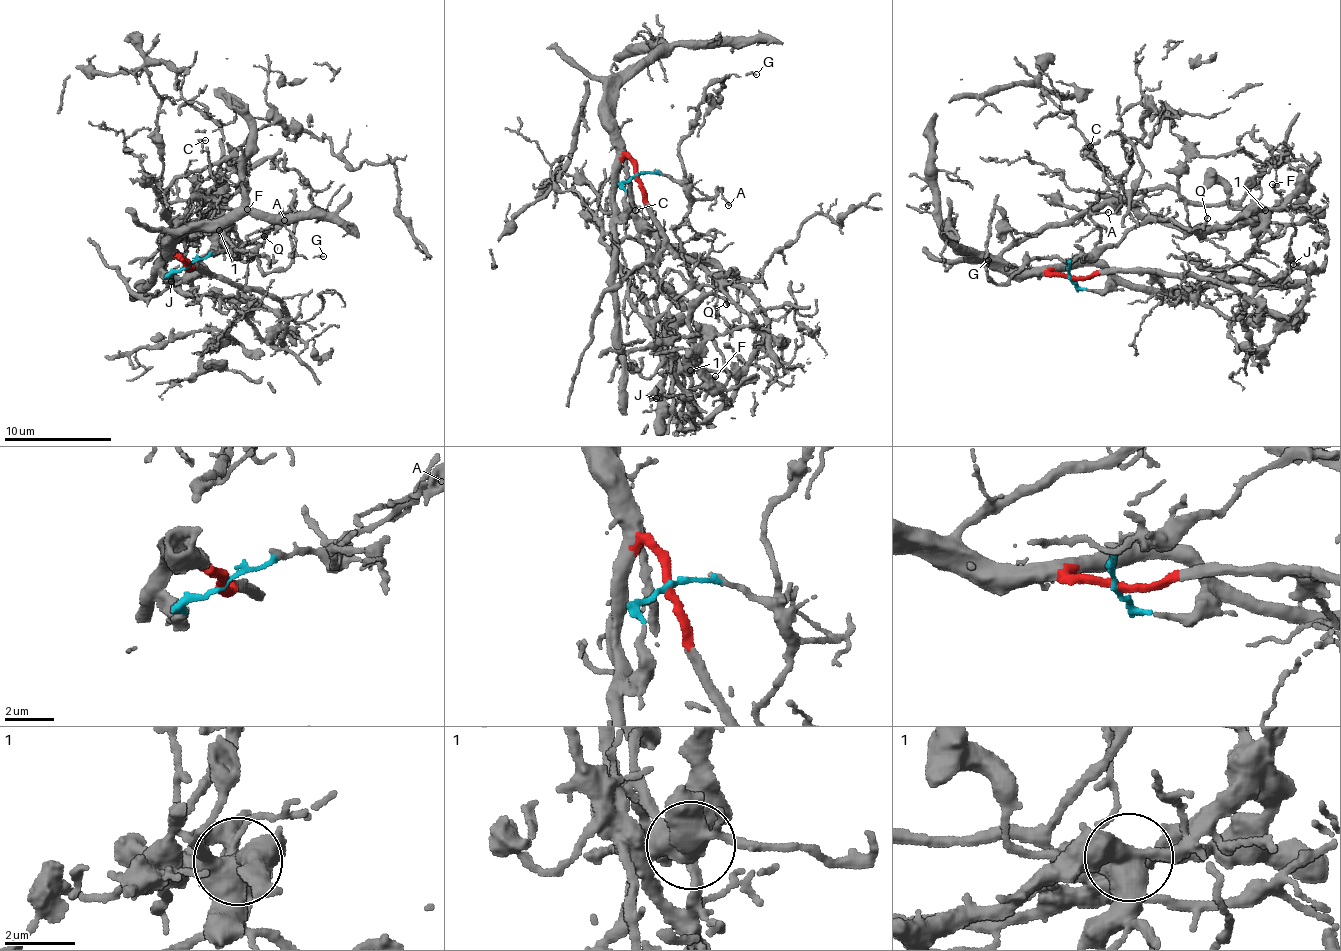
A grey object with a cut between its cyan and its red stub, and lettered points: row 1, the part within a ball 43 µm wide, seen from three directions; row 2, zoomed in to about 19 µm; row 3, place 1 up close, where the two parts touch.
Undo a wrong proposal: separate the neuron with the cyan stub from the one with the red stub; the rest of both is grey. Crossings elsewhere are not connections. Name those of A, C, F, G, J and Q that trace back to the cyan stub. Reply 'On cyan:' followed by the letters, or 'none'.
On cyan: A, C, F, G, J, Q

